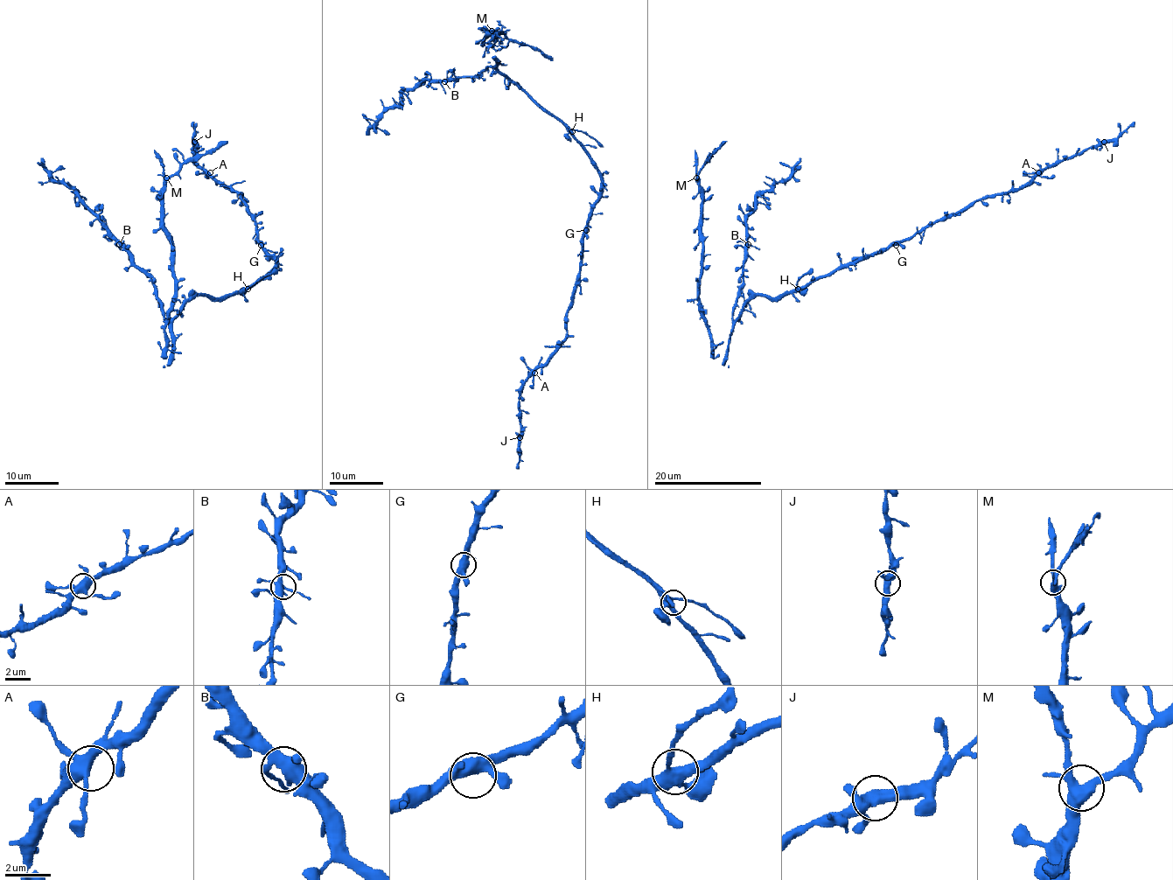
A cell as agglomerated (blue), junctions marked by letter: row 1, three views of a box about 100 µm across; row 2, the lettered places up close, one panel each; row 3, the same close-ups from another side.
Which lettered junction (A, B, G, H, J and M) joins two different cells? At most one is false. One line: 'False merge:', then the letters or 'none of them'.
False merge: none of them

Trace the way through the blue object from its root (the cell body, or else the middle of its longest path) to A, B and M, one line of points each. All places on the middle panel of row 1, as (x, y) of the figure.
A: (567, 129), (596, 169), (601, 193), (583, 235), (582, 266), (572, 305), (567, 310), (566, 340), (534, 373)
B: (567, 129), (492, 66), (477, 76), (449, 78), (444, 81)
M: (567, 129), (540, 108), (497, 68), (497, 61), (487, 49), (490, 41), (499, 33), (489, 36), (492, 31)

